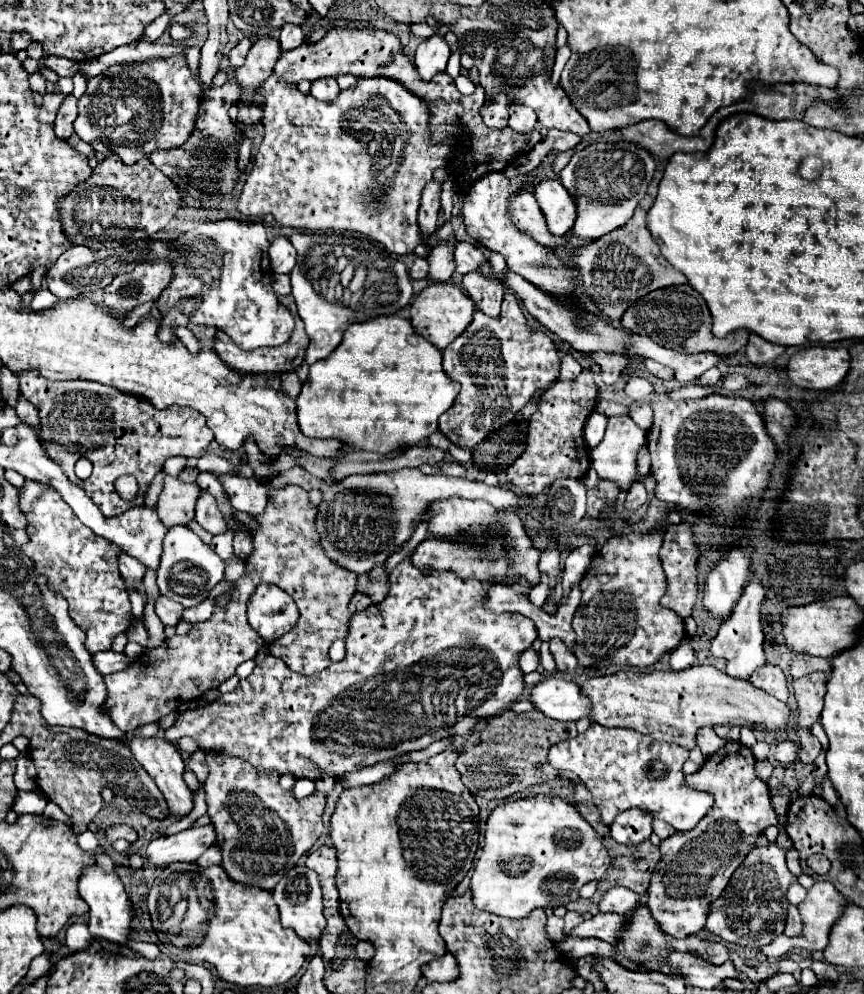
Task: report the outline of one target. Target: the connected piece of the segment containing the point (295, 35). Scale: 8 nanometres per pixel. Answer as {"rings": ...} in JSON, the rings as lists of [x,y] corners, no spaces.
{"rings":[[[285,25],[281,29],[281,35],[279,35],[281,49],[295,49],[303,41],[305,41],[305,37],[303,37],[303,31],[299,25]]]}

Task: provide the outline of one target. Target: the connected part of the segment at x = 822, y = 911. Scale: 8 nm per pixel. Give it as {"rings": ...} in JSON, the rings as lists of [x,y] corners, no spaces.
{"rings":[[[819,881],[813,883],[813,887],[807,891],[807,897],[801,905],[797,905],[799,913],[801,913],[801,921],[803,921],[803,933],[799,937],[777,937],[777,941],[765,945],[761,949],[761,953],[767,959],[781,959],[787,951],[799,947],[799,949],[809,949],[809,951],[823,951],[827,947],[827,937],[829,937],[829,929],[831,925],[839,919],[839,915],[843,913],[847,899],[833,887],[833,883],[829,881]]]}

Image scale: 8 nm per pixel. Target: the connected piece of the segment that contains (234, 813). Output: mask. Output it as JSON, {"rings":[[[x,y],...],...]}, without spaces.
{"rings":[[[219,751],[207,753],[207,765],[209,765],[209,777],[203,785],[205,797],[207,797],[207,815],[215,827],[217,841],[215,845],[221,847],[221,867],[231,877],[231,881],[237,881],[245,887],[257,887],[265,891],[273,891],[277,881],[297,865],[299,857],[311,851],[311,847],[317,843],[317,839],[323,833],[323,821],[321,815],[325,811],[327,797],[325,793],[315,793],[305,799],[295,799],[291,791],[281,789],[279,785],[279,773],[261,773],[249,765],[249,761],[239,757],[229,757]]]}

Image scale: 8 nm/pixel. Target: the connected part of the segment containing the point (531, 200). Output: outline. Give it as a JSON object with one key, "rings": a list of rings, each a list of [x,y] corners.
{"rings":[[[521,191],[511,197],[509,201],[511,221],[525,233],[529,233],[535,241],[539,241],[545,247],[563,247],[567,241],[563,237],[553,237],[545,225],[545,215],[541,213],[541,207],[537,205],[537,199],[529,191]]]}

